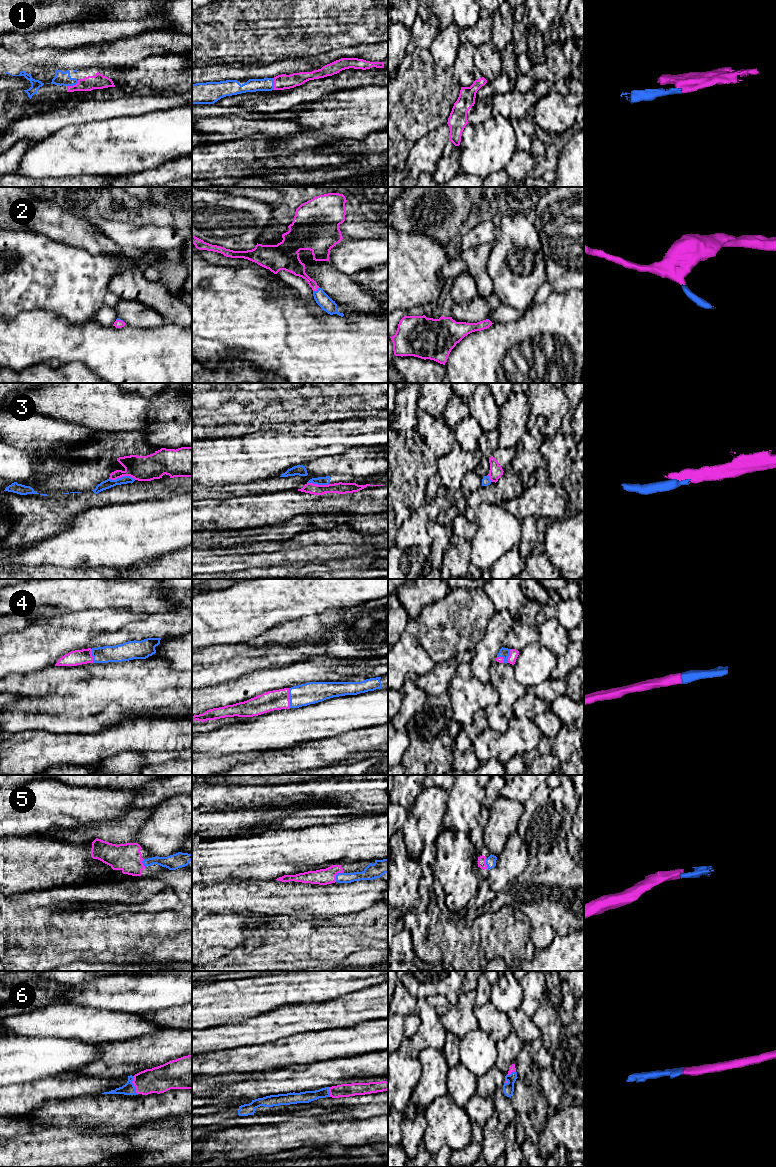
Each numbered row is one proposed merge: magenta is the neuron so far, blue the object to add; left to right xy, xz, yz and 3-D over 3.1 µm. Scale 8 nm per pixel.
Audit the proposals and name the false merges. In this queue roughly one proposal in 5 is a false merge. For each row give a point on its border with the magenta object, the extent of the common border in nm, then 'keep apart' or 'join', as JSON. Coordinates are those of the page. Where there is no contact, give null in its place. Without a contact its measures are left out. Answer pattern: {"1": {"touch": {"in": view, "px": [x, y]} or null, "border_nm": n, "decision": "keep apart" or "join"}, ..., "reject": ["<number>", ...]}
{"1": {"touch": {"in": "xy", "px": [73, 85]}, "border_nm": 110, "decision": "join"}, "2": {"touch": {"in": "xz", "px": [316, 290]}, "border_nm": 70, "decision": "join"}, "3": {"touch": {"in": "xy", "px": [122, 476]}, "border_nm": 220, "decision": "keep apart"}, "4": {"touch": {"in": "xz", "px": [288, 698]}, "border_nm": 160, "decision": "join"}, "5": {"touch": {"in": "xz", "px": [336, 874]}, "border_nm": 100, "decision": "join"}, "6": {"touch": {"in": "xy", "px": [134, 1085]}, "border_nm": 150, "decision": "join"}, "reject": ["3"]}

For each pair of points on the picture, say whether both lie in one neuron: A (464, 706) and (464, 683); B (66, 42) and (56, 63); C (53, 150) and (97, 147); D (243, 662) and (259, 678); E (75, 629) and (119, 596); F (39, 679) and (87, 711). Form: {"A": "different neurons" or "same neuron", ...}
{"A": "same neuron", "B": "different neurons", "C": "same neuron", "D": "different neurons", "E": "different neurons", "F": "same neuron"}

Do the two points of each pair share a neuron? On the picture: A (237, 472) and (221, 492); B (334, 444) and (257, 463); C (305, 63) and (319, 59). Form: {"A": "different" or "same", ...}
{"A": "different", "B": "same", "C": "same"}

